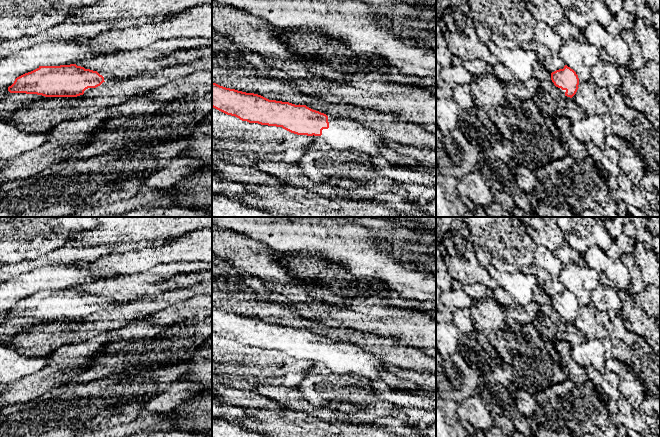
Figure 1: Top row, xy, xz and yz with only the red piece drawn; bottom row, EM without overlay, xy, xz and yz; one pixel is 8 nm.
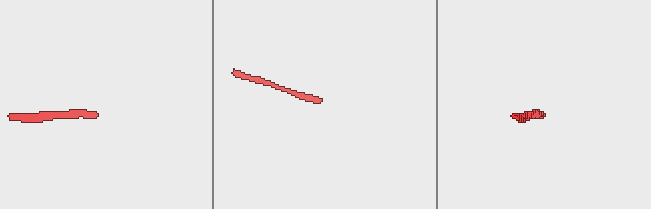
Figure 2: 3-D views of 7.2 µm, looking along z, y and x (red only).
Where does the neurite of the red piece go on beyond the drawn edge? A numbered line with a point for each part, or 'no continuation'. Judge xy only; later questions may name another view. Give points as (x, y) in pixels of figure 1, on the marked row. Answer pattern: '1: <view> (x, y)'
1: xy (107, 77)

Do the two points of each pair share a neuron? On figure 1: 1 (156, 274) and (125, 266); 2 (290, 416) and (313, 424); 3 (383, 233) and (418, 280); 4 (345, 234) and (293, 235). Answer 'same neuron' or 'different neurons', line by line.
1: different neurons
2: same neuron
3: different neurons
4: same neuron

